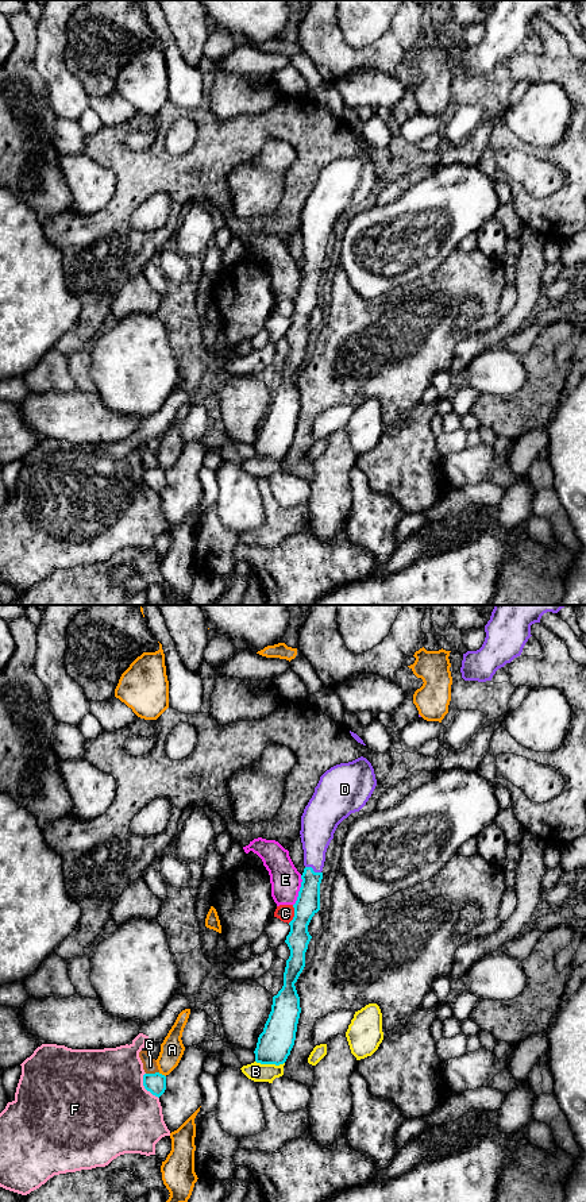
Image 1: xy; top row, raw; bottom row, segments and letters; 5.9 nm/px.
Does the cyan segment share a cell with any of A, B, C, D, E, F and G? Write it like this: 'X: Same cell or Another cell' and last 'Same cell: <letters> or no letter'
A: Another cell
B: Another cell
C: Another cell
D: Same cell
E: Another cell
F: Another cell
G: Another cell
Same cell: D

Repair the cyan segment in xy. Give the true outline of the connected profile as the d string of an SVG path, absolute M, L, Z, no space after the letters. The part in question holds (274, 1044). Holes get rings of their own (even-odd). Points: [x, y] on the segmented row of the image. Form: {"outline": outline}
{"outline": "M361 756L348 763L340 763L327 770L315 787L315 793L309 800L301 816L300 837L304 850L304 872L301 875L301 887L294 908L294 917L289 922L290 932L285 943L290 949L284 972L284 986L277 995L273 997L271 1012L265 1024L263 1032L258 1037L255 1062L261 1064L284 1064L294 1045L297 1024L301 1013L300 997L294 983L305 967L305 952L312 936L308 925L312 917L320 910L320 883L323 879L323 867L325 862L327 848L334 839L338 825L351 813L359 812L377 786L377 779L371 763Z"}

